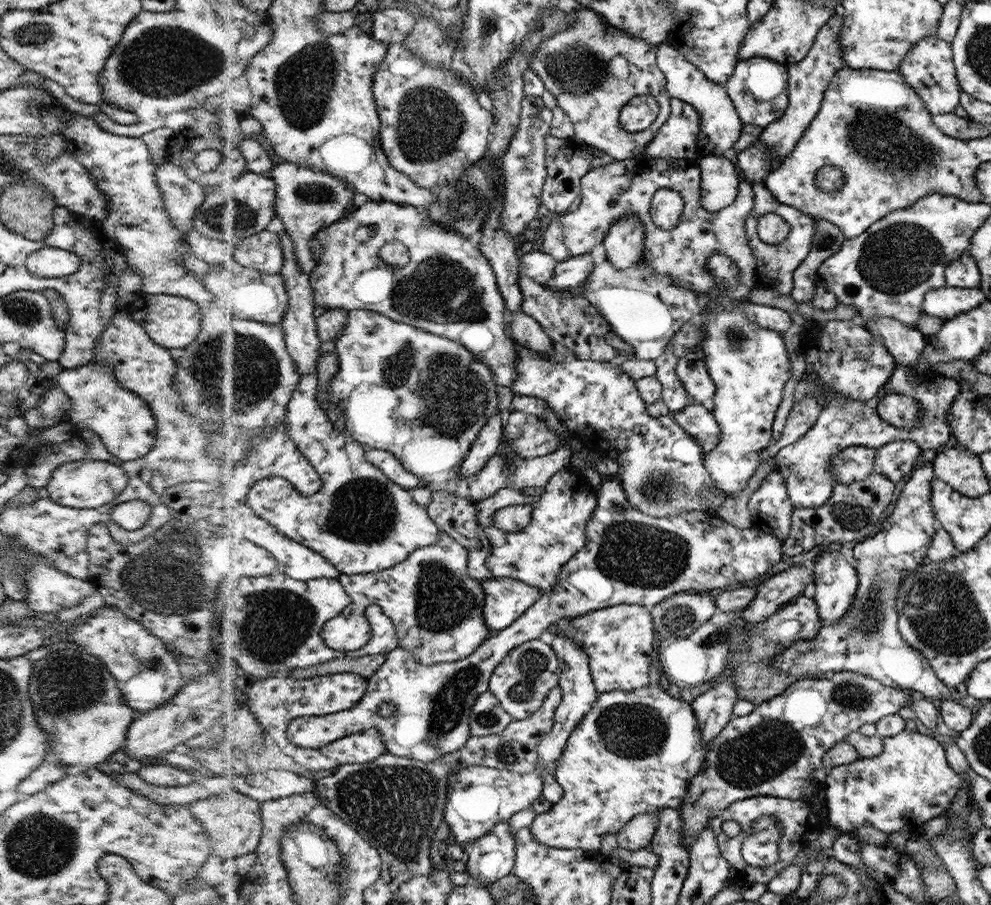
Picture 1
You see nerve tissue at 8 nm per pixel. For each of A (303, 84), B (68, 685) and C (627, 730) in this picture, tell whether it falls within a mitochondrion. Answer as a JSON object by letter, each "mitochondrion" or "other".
{"A":"mitochondrion","B":"mitochondrion","C":"mitochondrion"}

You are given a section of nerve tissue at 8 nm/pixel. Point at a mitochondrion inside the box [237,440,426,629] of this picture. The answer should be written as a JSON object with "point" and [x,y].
{"point":[362,512]}

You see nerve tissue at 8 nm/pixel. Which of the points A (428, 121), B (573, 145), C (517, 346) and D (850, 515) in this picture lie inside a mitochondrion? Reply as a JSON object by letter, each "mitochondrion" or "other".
{"A":"mitochondrion","B":"other","C":"other","D":"mitochondrion"}

